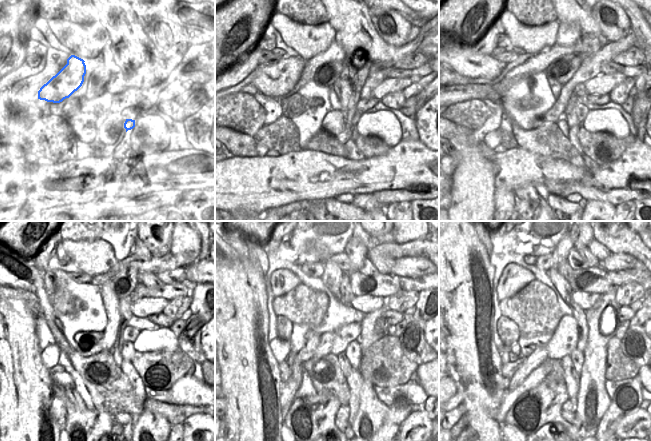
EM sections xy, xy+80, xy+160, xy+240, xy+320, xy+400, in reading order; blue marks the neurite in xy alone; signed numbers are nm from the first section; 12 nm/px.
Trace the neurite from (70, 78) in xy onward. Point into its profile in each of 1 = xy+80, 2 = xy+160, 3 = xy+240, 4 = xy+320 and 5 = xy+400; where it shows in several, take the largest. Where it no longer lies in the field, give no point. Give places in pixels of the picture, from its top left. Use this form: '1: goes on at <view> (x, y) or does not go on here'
1: goes on at xy+80 (275, 80)
2: goes on at xy+160 (462, 57)
3: goes on at xy+240 (18, 271)
4: goes on at xy+320 (257, 253)
5: goes on at xy+400 (485, 241)

